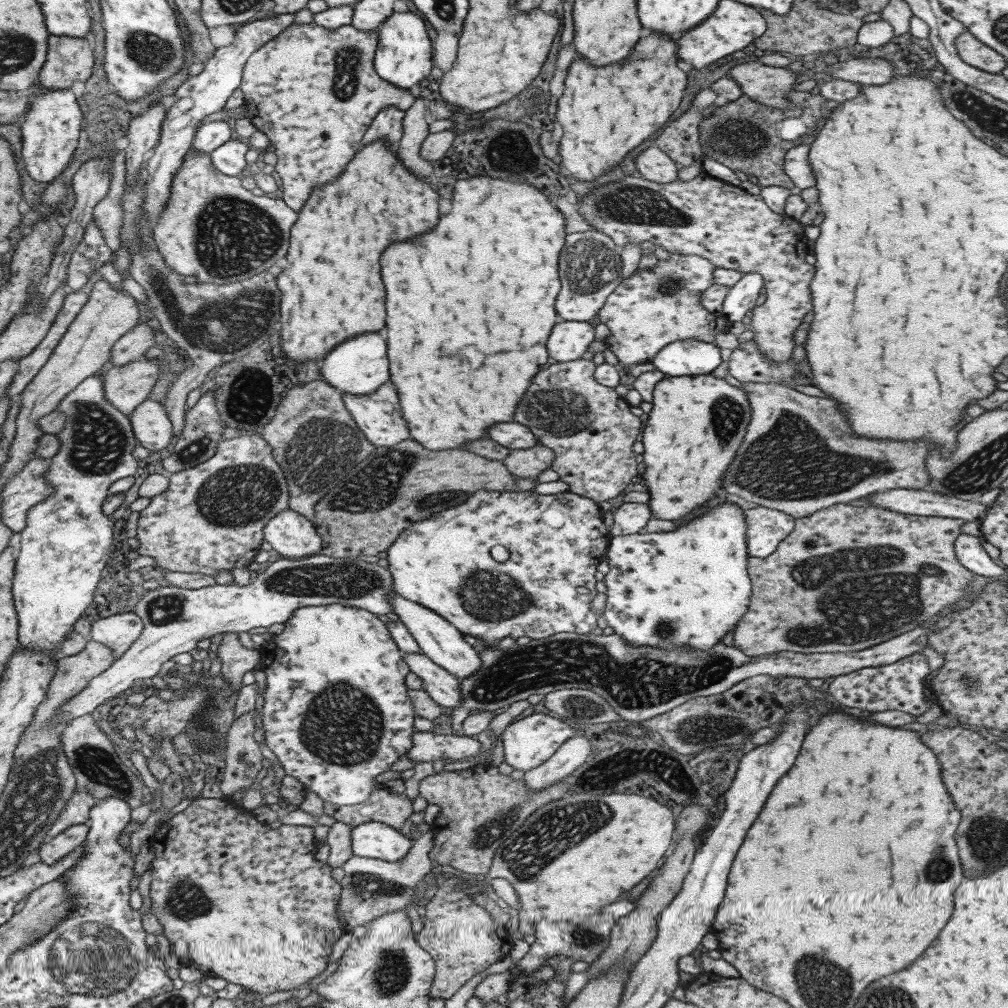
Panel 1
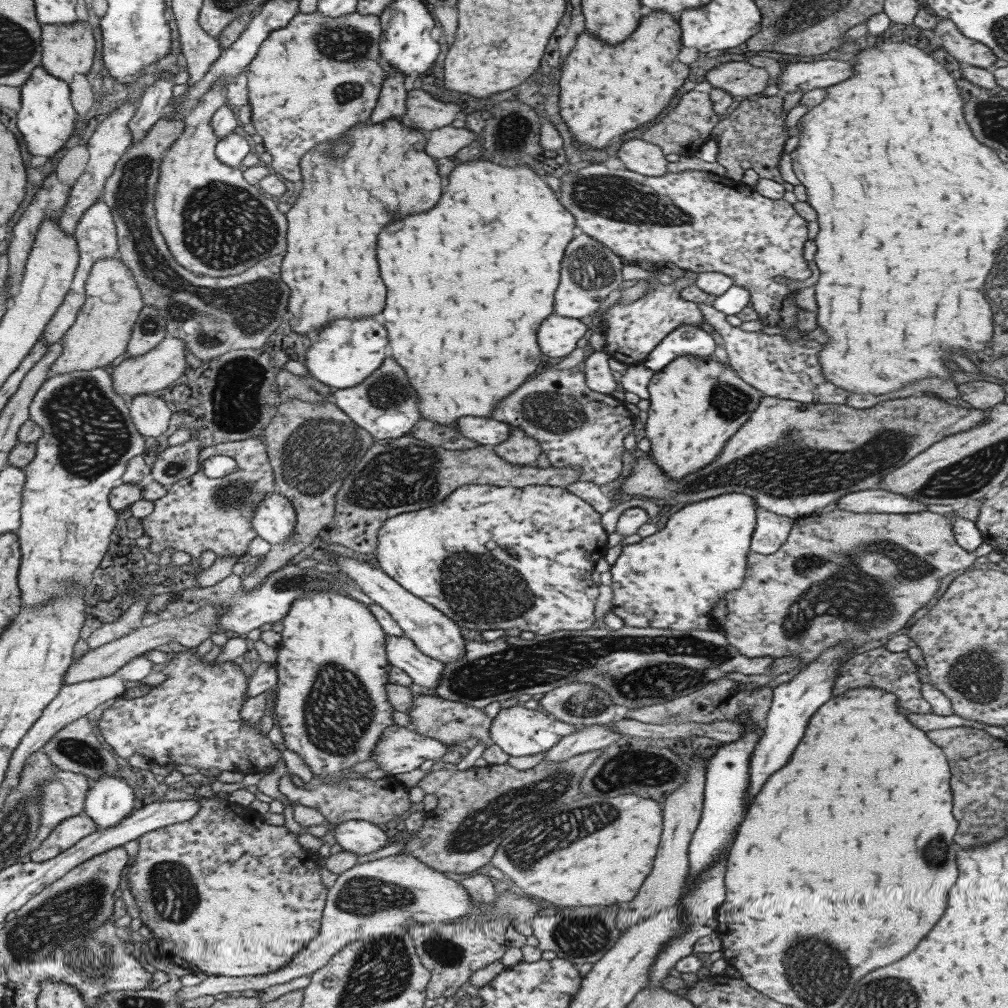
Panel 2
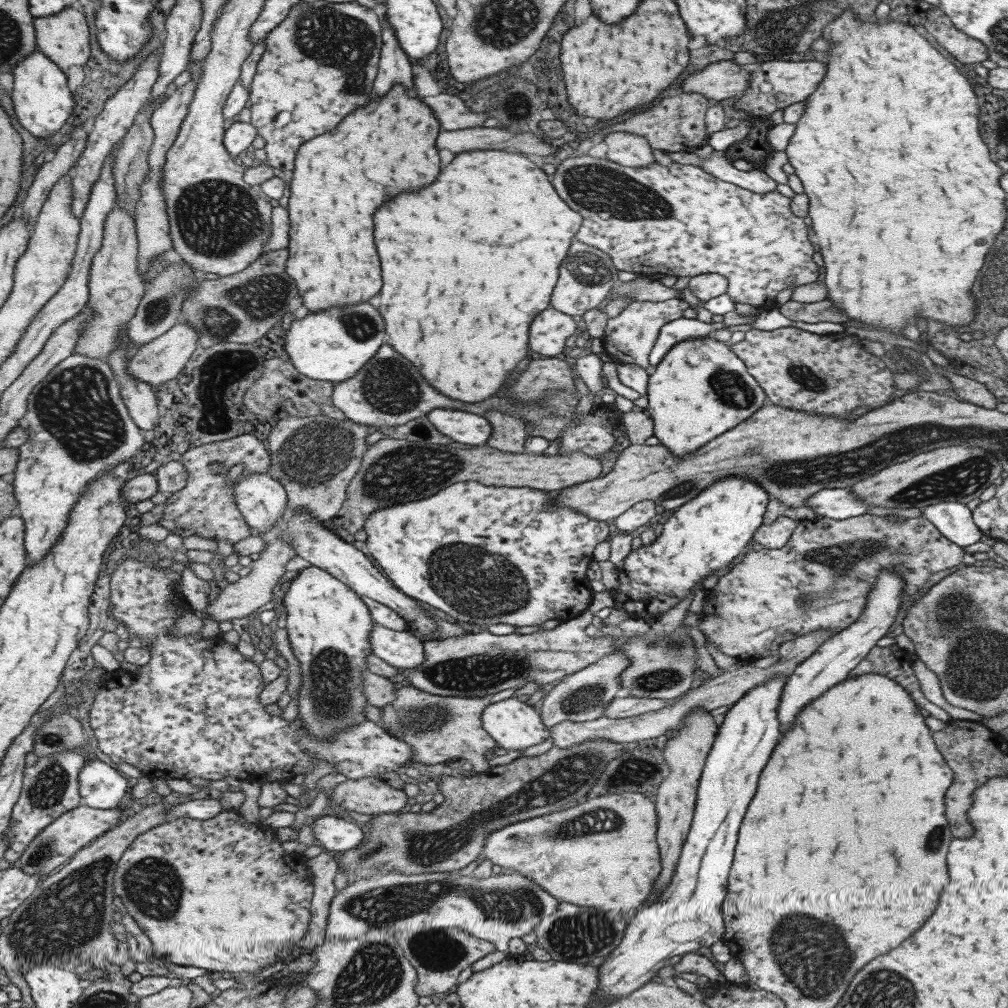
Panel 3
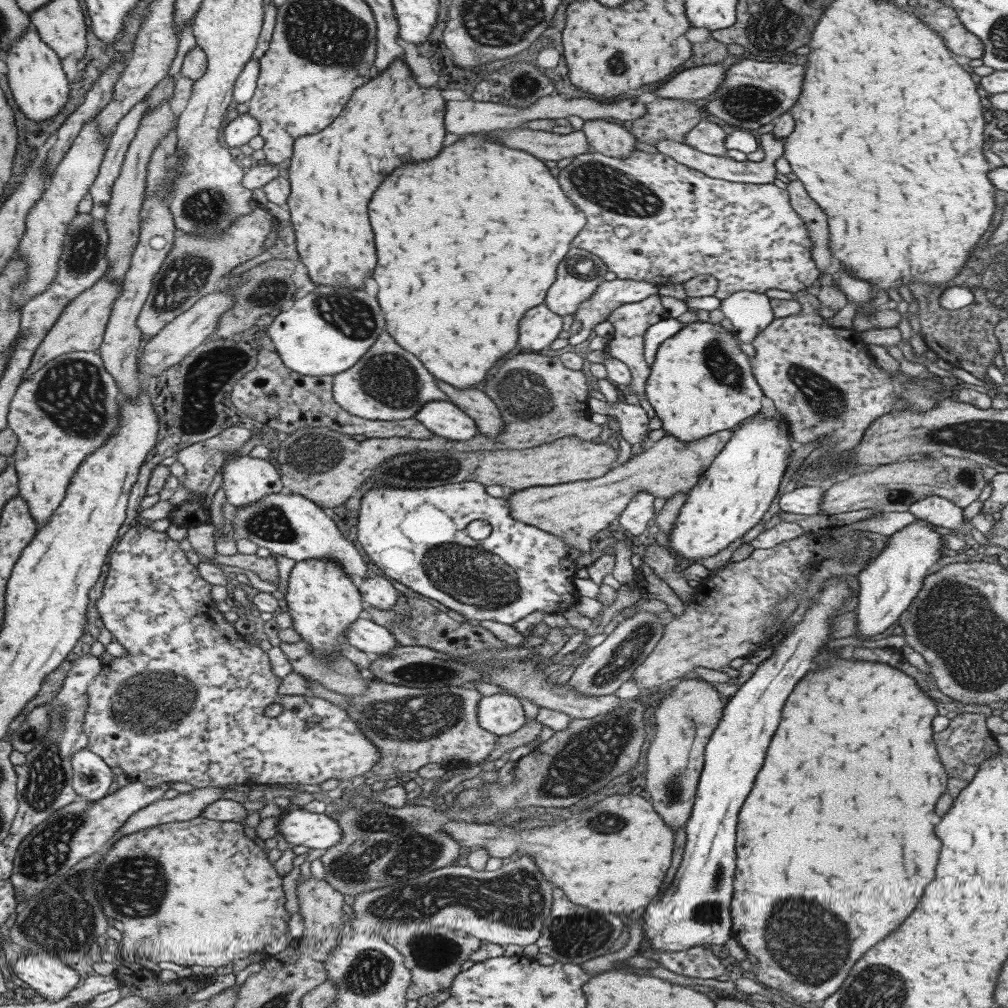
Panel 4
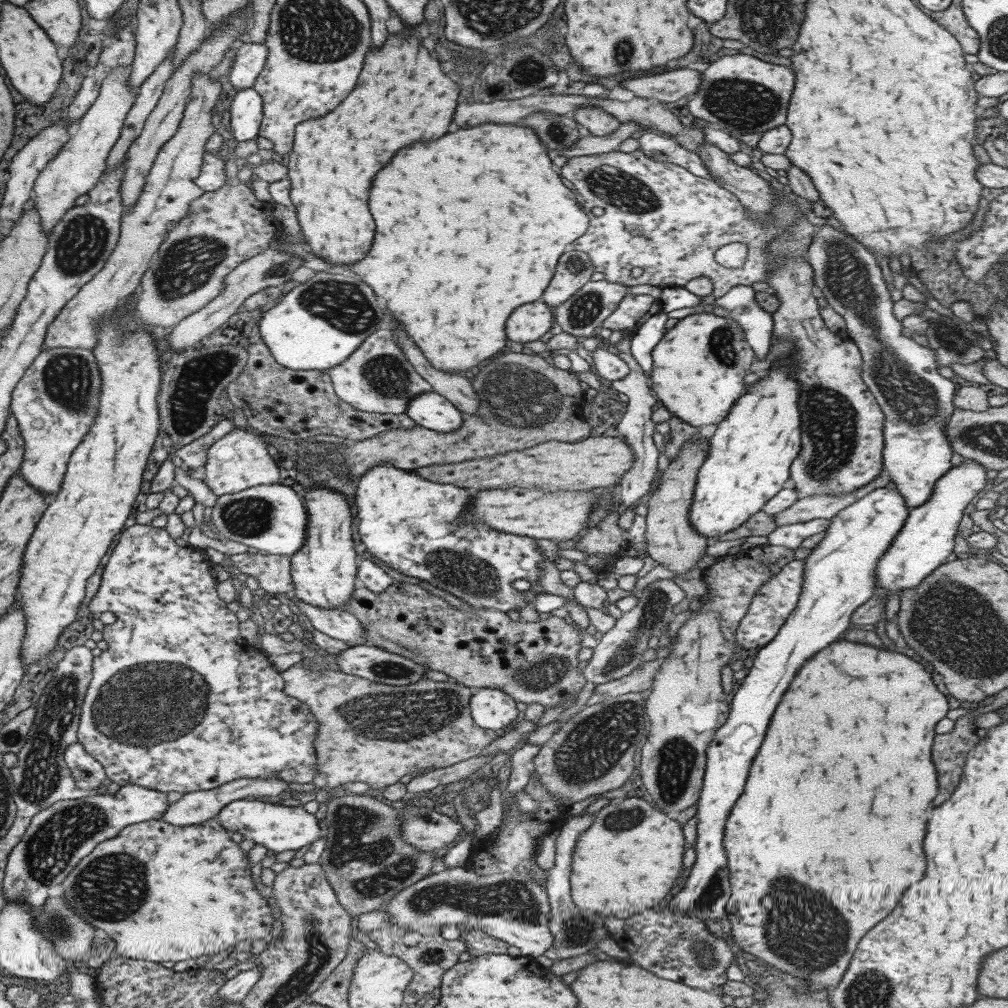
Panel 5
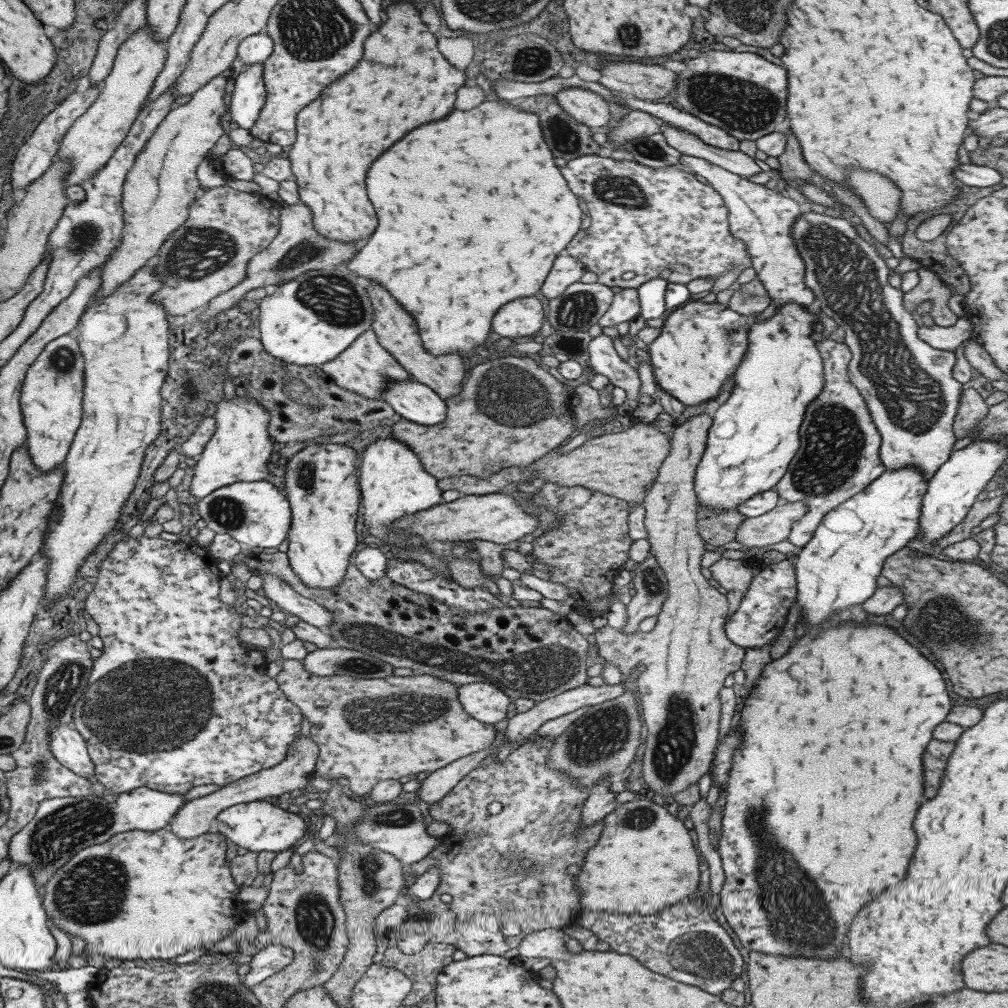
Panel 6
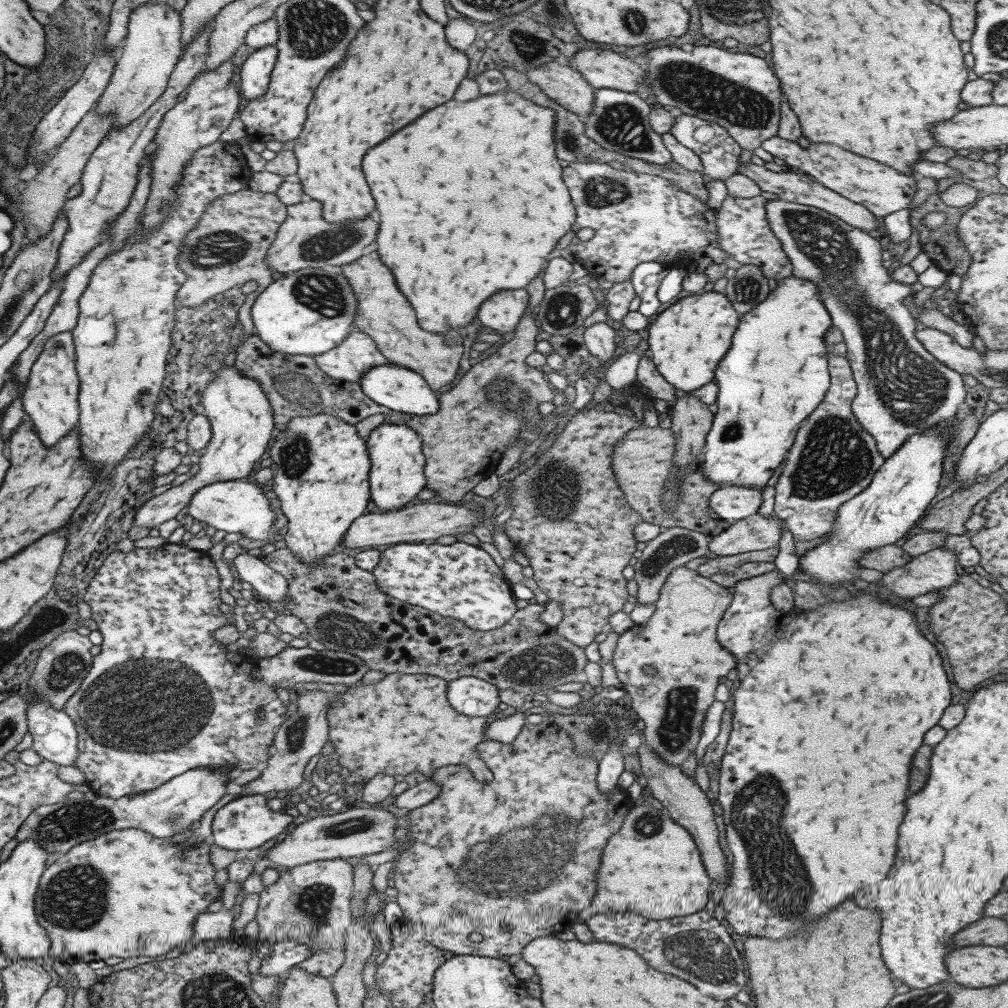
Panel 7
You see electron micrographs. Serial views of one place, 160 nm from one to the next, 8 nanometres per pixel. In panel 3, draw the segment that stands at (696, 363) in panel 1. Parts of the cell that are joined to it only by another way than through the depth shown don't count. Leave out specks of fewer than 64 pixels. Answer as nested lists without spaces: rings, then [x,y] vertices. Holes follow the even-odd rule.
[[[679,317],[670,320],[659,328],[655,342],[648,355],[648,363],[651,368],[659,363],[673,344],[682,340],[698,339],[711,335],[712,329],[708,323],[703,323],[697,319]]]

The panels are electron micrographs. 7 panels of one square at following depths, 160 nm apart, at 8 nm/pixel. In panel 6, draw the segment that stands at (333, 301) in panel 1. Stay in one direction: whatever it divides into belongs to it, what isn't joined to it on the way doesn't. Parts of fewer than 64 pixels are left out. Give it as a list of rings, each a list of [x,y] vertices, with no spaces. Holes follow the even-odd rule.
[[[400,1],[393,2],[385,8],[385,14],[387,14],[387,20],[371,34],[367,36],[365,44],[363,44],[363,56],[361,60],[357,62],[357,66],[347,72],[347,76],[341,76],[339,80],[335,80],[335,84],[331,84],[331,88],[323,90],[323,96],[319,96],[319,100],[315,100],[313,104],[307,104],[307,107],[303,108],[296,117],[295,122],[295,141],[289,152],[287,152],[287,159],[290,162],[291,172],[293,180],[296,182],[297,192],[299,195],[299,200],[303,203],[311,212],[312,226],[315,231],[317,231],[321,236],[328,239],[338,240],[339,243],[353,243],[353,240],[365,240],[373,228],[375,228],[375,214],[373,214],[373,208],[367,200],[367,194],[365,194],[365,170],[369,168],[369,162],[373,162],[379,152],[387,150],[387,146],[391,146],[393,142],[399,140],[399,136],[405,136],[409,130],[417,128],[419,124],[423,122],[429,122],[429,120],[439,120],[443,118],[451,108],[453,108],[453,100],[455,100],[455,90],[459,86],[463,86],[463,80],[465,80],[465,73],[461,69],[453,68],[439,52],[437,52],[437,46],[435,46],[435,36],[427,30],[427,26],[419,20],[419,14],[417,10],[413,8],[410,2]]]

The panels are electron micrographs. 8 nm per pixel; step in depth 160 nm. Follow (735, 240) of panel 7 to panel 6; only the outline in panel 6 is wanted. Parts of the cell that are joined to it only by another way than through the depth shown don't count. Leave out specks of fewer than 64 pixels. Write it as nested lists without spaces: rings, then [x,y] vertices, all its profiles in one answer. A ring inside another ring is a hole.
[[[681,155],[678,162],[687,166],[690,172],[703,176],[708,185],[721,195],[723,204],[727,208],[727,223],[730,235],[745,245],[750,266],[755,271],[763,288],[767,291],[773,302],[773,309],[778,309],[780,304],[794,302],[802,307],[811,307],[815,303],[813,293],[802,281],[804,271],[803,261],[795,250],[790,227],[799,214],[805,210],[801,204],[789,197],[766,189],[763,184],[755,184],[742,179],[741,176],[731,174],[720,166],[711,164],[705,159]]]

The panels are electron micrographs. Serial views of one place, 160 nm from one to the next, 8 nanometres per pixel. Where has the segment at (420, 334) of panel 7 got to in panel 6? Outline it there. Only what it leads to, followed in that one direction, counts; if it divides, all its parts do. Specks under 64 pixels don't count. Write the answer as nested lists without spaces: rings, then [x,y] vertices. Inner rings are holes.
[[[369,281],[366,293],[374,310],[370,329],[375,333],[379,346],[384,348],[405,369],[405,372],[410,374],[411,378],[428,386],[443,400],[460,393],[462,389],[461,382],[465,378],[465,370],[462,367],[460,356],[457,356],[457,354],[431,356],[427,352],[428,350],[423,348],[418,332],[415,330],[415,322],[411,320],[411,316],[395,300],[391,300],[391,296],[385,292],[383,286]]]

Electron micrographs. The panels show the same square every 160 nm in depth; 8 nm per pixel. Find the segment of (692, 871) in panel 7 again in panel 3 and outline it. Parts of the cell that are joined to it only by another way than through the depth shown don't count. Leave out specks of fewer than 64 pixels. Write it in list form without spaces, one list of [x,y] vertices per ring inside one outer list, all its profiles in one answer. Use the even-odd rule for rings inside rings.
[[[635,792],[593,797],[568,809],[498,828],[484,839],[482,851],[492,864],[497,864],[503,871],[519,871],[559,902],[571,902],[579,908],[591,907],[603,912],[637,908],[647,898],[657,872],[661,872],[653,802]]]

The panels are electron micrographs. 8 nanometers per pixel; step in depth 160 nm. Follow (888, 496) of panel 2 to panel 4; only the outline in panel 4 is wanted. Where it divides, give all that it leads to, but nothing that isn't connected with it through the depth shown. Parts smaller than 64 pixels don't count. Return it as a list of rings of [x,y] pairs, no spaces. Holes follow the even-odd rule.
[[[807,485],[805,487],[793,487],[779,495],[777,506],[779,511],[791,512],[791,514],[824,514],[820,510],[819,503],[822,501],[822,492],[825,486]]]

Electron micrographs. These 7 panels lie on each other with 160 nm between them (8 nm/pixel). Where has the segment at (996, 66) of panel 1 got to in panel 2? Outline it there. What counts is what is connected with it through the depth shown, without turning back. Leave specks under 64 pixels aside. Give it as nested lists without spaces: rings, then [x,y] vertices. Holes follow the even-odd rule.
[[[940,17],[931,32],[946,54],[953,56],[959,63],[965,62],[973,68],[990,70],[998,59],[984,44],[965,38],[950,20]]]

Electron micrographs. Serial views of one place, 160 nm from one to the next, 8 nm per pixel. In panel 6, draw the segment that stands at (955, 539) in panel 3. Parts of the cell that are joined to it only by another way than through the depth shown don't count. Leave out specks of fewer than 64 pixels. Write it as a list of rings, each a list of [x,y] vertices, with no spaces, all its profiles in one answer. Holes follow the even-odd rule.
[[[805,209],[803,214],[799,214],[795,222],[791,224],[790,235],[793,239],[795,250],[799,253],[800,259],[804,264],[804,271],[802,274],[803,284],[813,293],[815,307],[823,312],[827,318],[832,318],[837,326],[840,326],[841,330],[844,332],[843,343],[848,346],[851,352],[851,360],[848,364],[848,377],[852,385],[863,397],[867,412],[873,421],[876,431],[879,433],[880,445],[878,448],[878,457],[881,464],[889,471],[901,467],[917,467],[924,474],[924,477],[929,480],[936,471],[936,468],[939,468],[939,466],[949,458],[952,452],[951,446],[953,446],[953,443],[956,441],[956,438],[953,436],[952,422],[956,415],[962,390],[961,383],[955,381],[955,379],[951,377],[951,368],[953,368],[955,364],[954,352],[951,350],[939,351],[935,348],[931,348],[931,345],[926,342],[919,340],[919,337],[916,335],[916,330],[918,329],[917,324],[911,317],[911,312],[907,311],[903,306],[903,293],[900,289],[894,288],[887,283],[887,274],[889,274],[890,270],[885,265],[879,253],[875,251],[875,247],[863,240],[863,238],[857,234],[857,230],[855,230],[847,220],[843,218],[833,218],[833,216],[825,216],[825,214],[817,214],[817,212],[811,212]]]

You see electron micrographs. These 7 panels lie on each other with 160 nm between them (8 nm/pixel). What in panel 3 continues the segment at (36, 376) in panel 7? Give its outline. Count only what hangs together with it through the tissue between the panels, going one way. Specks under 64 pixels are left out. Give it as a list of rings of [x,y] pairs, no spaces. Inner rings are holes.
[[[71,353],[61,360],[48,375],[40,380],[26,398],[25,414],[17,426],[25,428],[27,438],[18,446],[18,459],[10,476],[15,512],[24,522],[23,546],[26,565],[35,566],[45,560],[46,552],[62,535],[69,520],[71,507],[86,493],[86,486],[99,475],[106,473],[114,464],[131,459],[142,447],[143,436],[140,428],[128,415],[126,406],[119,394],[118,382],[105,361]]]

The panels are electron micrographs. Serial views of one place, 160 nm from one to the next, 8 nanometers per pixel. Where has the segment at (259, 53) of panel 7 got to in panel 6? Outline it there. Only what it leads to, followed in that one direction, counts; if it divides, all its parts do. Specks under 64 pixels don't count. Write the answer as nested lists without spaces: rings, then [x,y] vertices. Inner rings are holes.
[[[257,63],[244,68],[235,78],[226,120],[237,124],[239,128],[249,130],[264,104],[262,70],[263,63]]]

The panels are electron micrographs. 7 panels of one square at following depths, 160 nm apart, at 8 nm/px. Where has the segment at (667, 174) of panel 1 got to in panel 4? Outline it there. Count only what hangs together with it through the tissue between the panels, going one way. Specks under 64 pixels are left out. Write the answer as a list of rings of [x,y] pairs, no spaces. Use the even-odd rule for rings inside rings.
[[[589,120],[580,129],[588,146],[603,156],[627,158],[635,152],[636,139],[621,124]]]

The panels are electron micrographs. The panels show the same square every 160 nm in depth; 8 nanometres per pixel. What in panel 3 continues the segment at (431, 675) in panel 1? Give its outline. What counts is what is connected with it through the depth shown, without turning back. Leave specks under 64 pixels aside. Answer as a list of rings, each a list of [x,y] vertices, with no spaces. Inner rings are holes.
[[[373,624],[368,641],[370,653],[396,669],[412,669],[424,661],[423,642],[409,631],[397,632]]]

